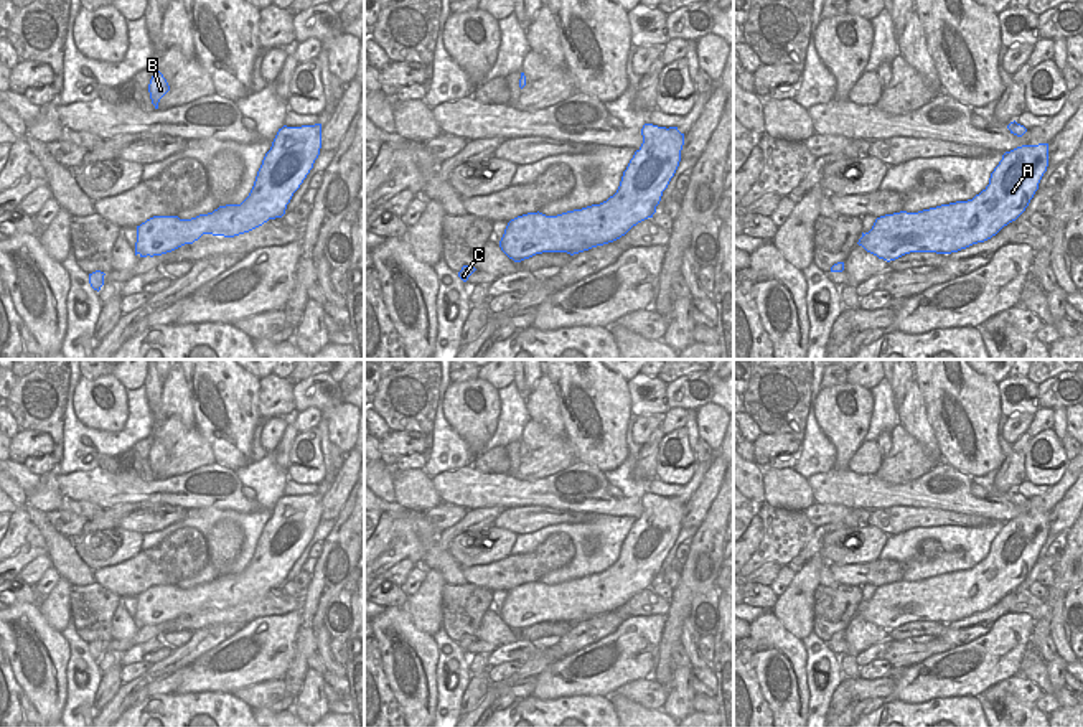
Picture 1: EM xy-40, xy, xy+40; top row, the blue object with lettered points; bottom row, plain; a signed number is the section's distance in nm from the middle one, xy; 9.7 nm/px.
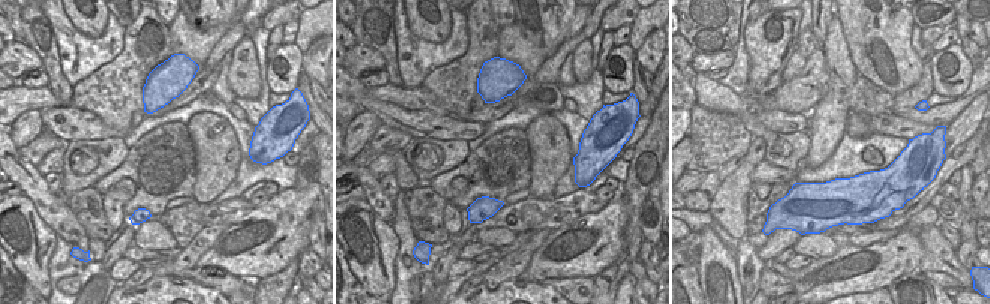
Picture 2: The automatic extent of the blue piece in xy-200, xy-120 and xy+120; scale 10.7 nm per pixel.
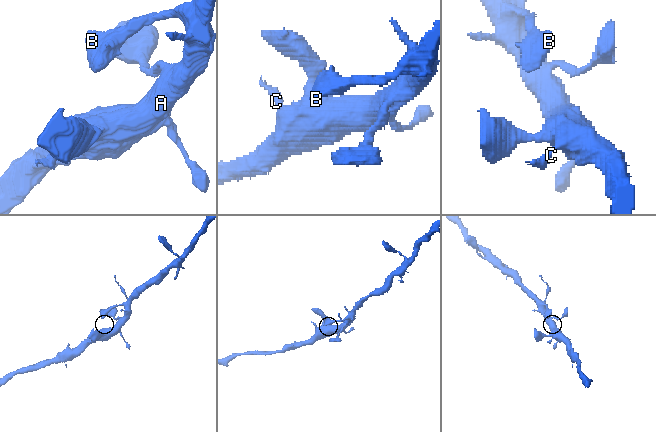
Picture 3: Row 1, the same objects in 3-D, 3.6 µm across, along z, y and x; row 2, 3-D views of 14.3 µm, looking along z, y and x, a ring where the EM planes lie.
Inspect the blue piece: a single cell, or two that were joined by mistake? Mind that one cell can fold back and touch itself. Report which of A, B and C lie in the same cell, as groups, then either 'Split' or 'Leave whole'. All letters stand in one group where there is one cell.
Groups: A B C. Leave whole

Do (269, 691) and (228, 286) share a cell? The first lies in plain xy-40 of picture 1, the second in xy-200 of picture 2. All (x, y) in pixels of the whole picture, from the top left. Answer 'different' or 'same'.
same

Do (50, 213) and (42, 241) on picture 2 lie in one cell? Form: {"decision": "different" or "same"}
{"decision": "different"}

